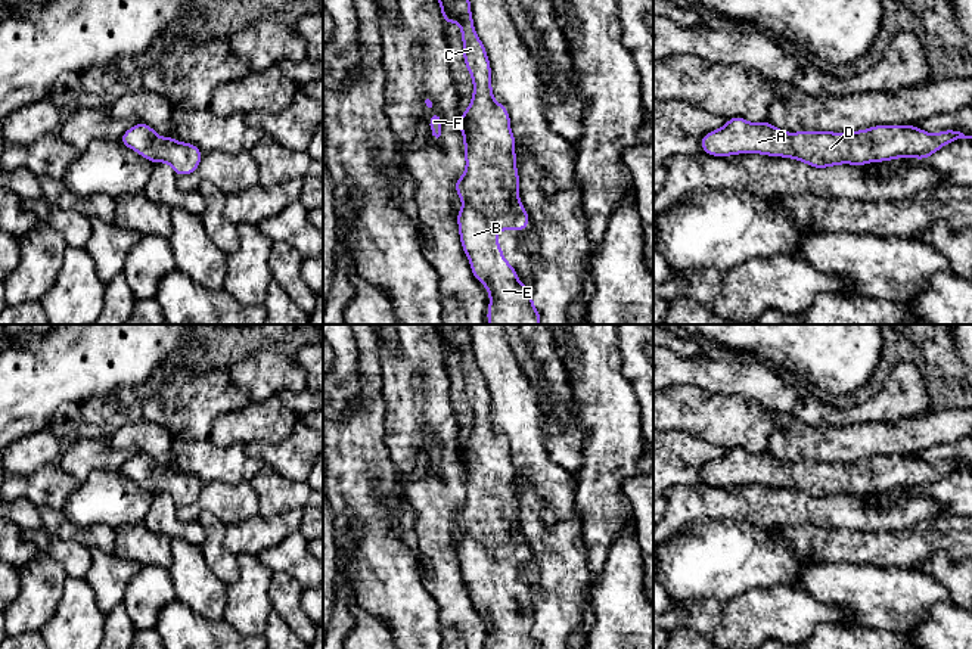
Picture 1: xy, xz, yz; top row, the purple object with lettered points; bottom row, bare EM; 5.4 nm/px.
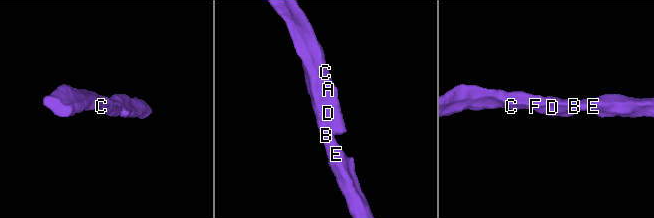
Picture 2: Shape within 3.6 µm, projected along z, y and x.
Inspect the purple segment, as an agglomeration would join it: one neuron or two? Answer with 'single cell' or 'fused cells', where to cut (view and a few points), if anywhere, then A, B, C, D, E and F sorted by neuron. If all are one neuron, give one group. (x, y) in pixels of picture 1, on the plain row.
single cell | no cut | A B C D E F

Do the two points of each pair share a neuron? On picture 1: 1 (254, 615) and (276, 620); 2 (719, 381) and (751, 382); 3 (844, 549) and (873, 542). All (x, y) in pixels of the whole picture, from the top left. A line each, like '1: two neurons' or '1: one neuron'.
1: two neurons
2: one neuron
3: one neuron

